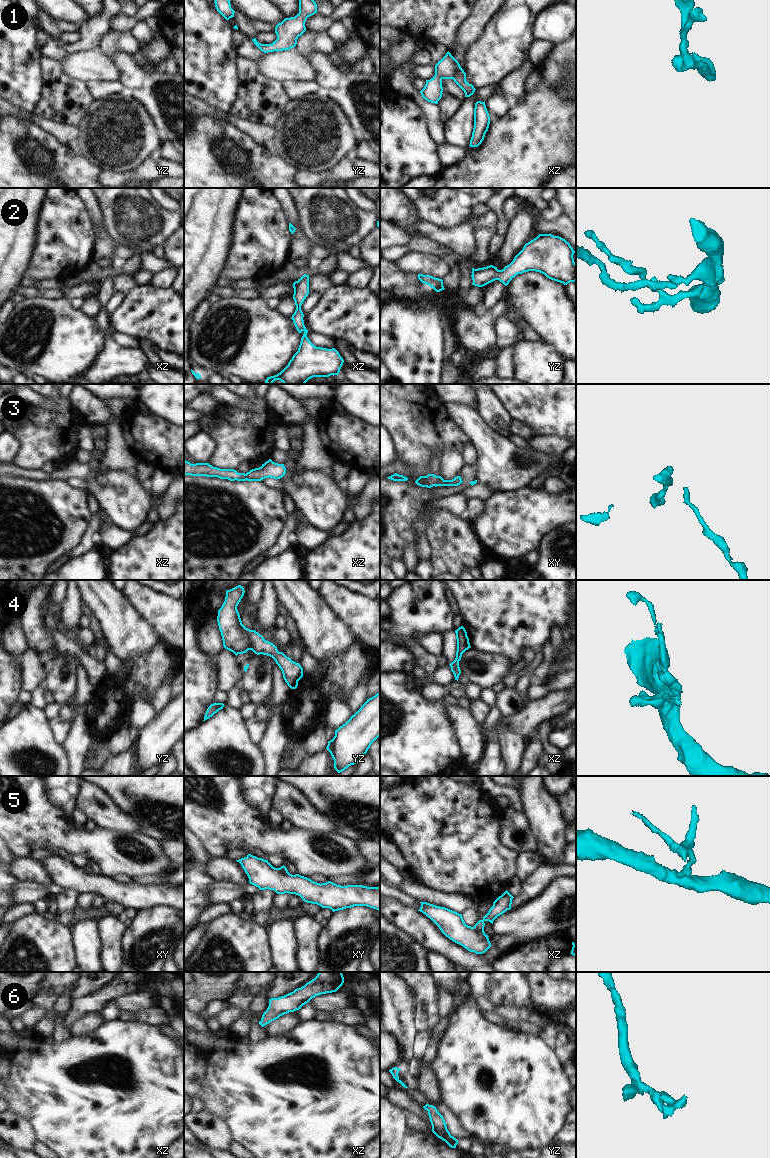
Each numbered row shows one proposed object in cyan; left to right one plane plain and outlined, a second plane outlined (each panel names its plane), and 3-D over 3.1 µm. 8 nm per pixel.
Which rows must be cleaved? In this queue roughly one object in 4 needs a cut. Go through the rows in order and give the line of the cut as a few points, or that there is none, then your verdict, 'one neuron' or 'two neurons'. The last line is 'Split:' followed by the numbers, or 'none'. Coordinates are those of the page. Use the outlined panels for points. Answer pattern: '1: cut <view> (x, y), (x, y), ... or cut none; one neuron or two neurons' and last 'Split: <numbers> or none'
1: cut none; one neuron
2: cut none; one neuron
3: cut none; one neuron
4: cut none; one neuron
5: cut xz (473, 927), (483, 932); two neurons
6: cut none; one neuron
Split: 5

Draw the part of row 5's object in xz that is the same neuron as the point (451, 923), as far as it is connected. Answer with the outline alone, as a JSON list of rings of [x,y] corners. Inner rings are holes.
[[[427,902],[420,903],[418,911],[430,918],[453,942],[476,954],[483,954],[491,947],[489,936],[466,925],[462,914]]]

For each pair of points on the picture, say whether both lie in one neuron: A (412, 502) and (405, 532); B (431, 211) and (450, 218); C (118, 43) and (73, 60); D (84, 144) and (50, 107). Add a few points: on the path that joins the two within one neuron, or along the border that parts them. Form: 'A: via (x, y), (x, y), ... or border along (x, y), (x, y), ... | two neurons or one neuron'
A: via (405, 509), (405, 525) | one neuron
B: via (436, 211), (443, 211), (445, 213) | one neuron
C: border along (99, 46), (104, 53), (110, 56) | two neurons
D: border along (89, 105), (86, 115), (76, 126) | two neurons

